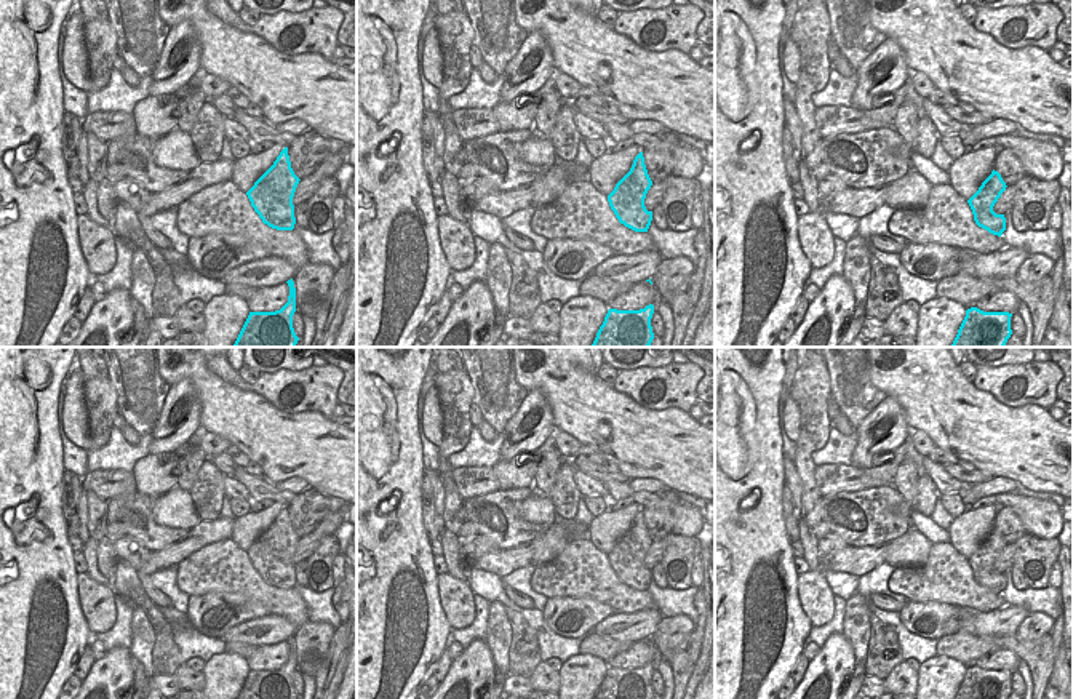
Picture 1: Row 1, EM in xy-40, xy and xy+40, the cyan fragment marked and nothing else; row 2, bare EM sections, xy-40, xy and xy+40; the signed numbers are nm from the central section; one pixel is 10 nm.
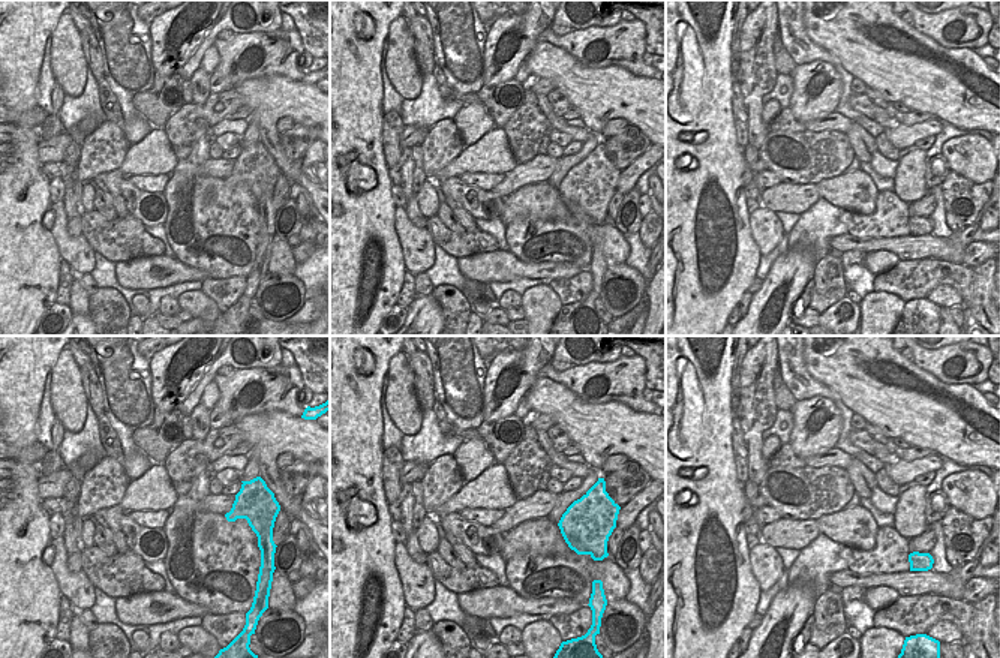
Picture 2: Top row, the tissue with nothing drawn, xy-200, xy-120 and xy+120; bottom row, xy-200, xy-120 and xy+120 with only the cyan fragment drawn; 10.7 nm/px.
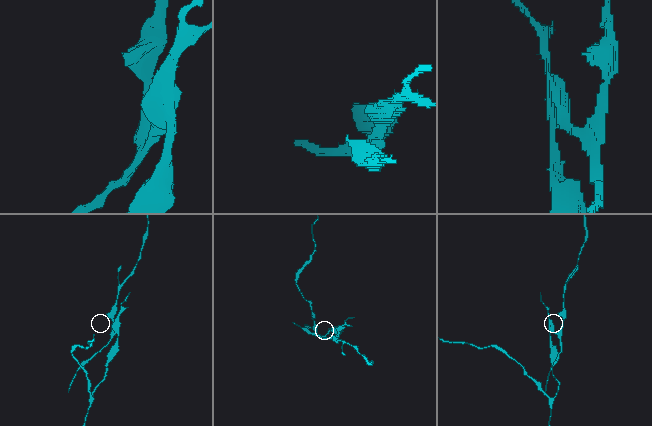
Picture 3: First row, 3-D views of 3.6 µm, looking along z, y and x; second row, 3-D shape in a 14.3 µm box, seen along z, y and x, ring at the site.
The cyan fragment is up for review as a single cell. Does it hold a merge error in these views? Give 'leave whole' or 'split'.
split

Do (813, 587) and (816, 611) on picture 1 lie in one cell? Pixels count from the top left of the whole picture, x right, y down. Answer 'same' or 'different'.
same

